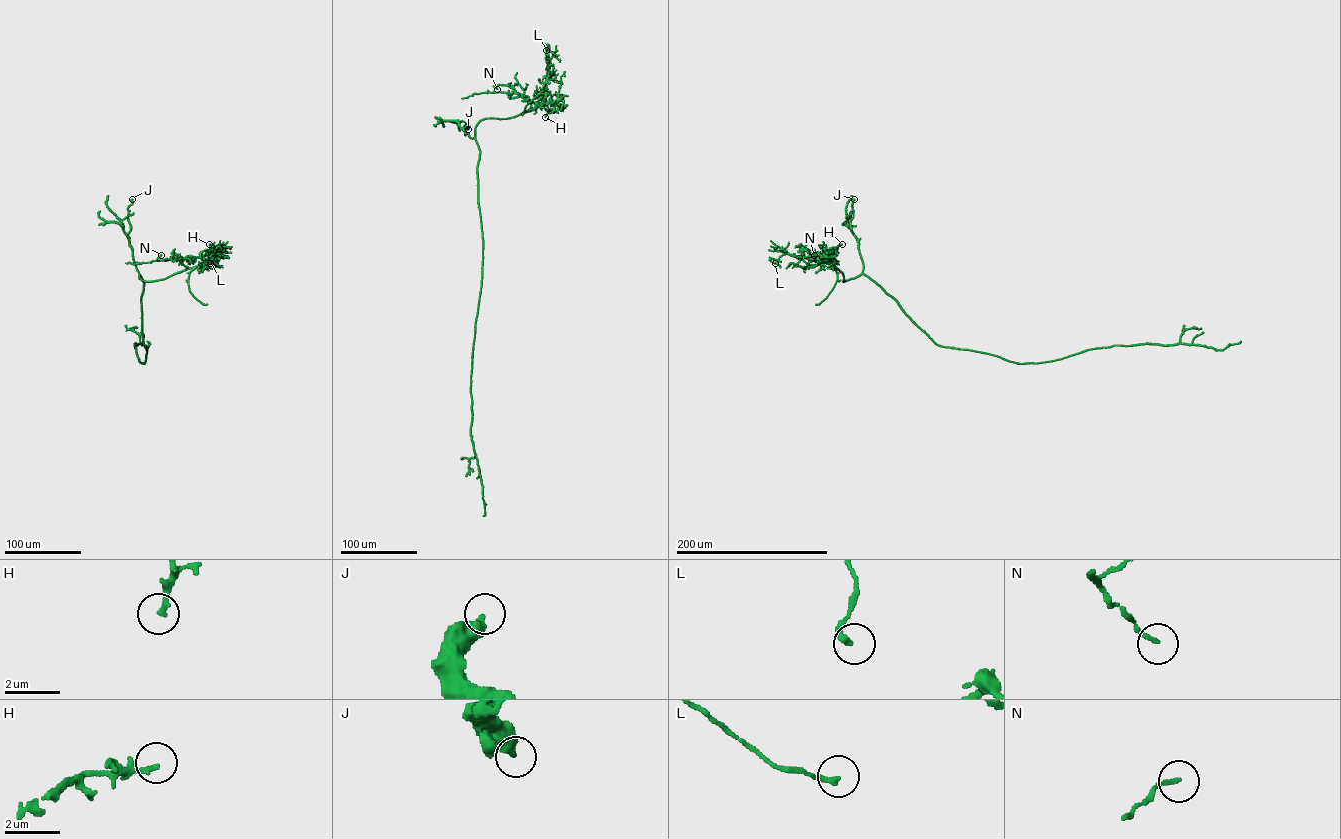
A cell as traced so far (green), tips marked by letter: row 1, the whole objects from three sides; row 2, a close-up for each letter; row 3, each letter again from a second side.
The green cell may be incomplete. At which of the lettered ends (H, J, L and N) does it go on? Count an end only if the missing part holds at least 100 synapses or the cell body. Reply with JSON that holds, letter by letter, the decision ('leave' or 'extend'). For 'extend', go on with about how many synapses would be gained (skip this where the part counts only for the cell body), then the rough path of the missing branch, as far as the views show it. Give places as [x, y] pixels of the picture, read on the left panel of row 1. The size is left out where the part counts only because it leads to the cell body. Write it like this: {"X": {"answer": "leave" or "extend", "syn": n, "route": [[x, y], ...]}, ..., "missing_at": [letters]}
{"H": {"answer": "leave"}, "J": {"answer": "leave"}, "L": {"answer": "leave"}, "N": {"answer": "leave"}, "missing_at": []}

